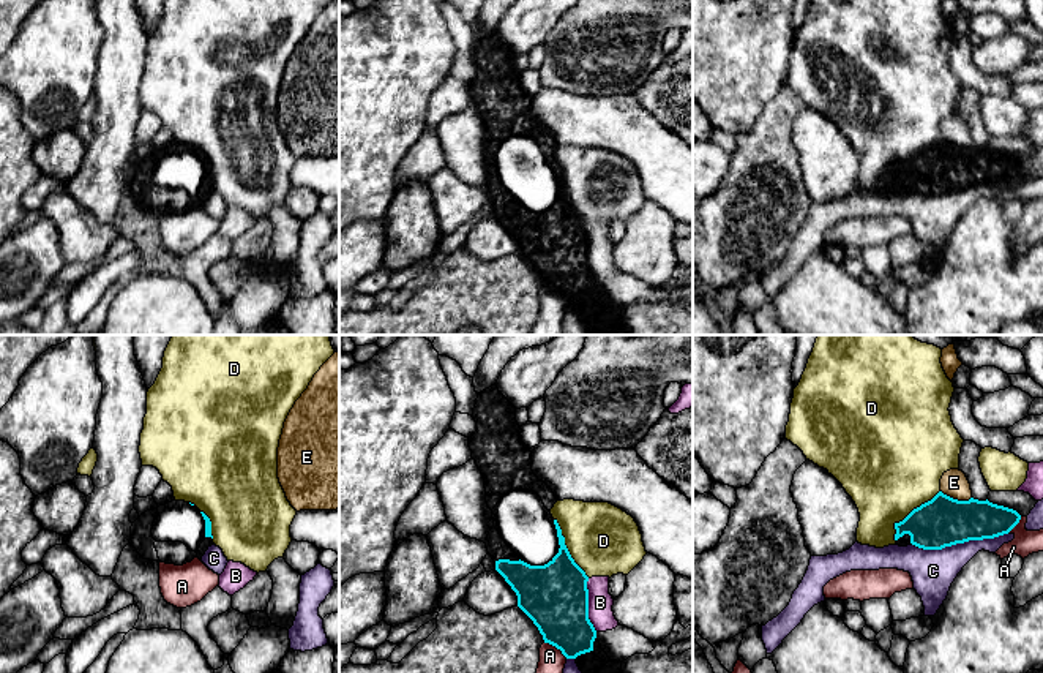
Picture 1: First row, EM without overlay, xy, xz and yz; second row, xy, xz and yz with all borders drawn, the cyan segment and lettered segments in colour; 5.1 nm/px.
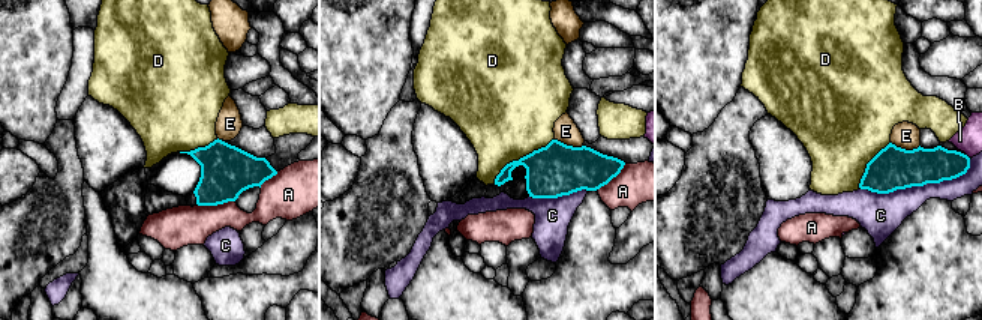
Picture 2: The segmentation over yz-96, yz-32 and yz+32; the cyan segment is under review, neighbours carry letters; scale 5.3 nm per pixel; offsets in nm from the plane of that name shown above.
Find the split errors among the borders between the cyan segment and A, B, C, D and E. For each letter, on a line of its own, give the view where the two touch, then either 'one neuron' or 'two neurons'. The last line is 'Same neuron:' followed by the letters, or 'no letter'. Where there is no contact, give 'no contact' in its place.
A: meets cyan in xz; two neurons
B: meets cyan in xz; two neurons
C: meets cyan in yz; two neurons
D: meets cyan in yz; two neurons
E: meets cyan in yz; two neurons
Same neuron: no letter

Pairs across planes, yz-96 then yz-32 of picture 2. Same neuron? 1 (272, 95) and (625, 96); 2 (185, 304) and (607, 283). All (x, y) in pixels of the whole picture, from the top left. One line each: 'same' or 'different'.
1: same
2: different

